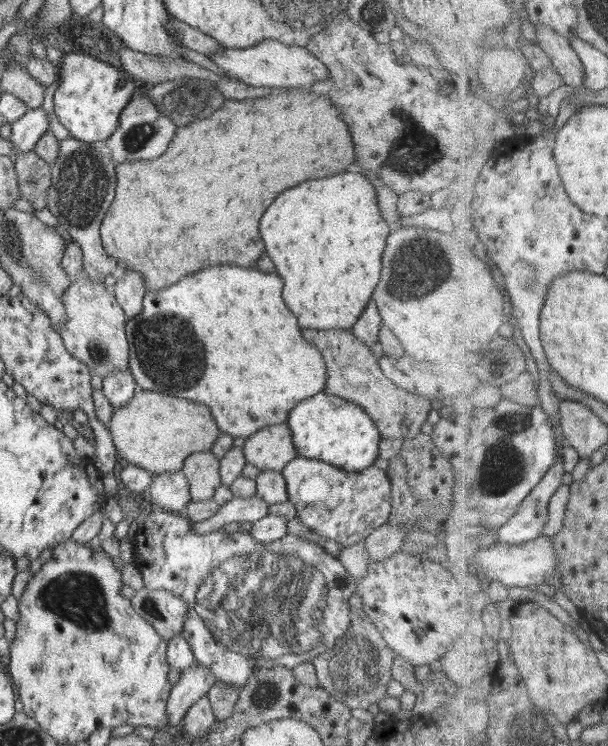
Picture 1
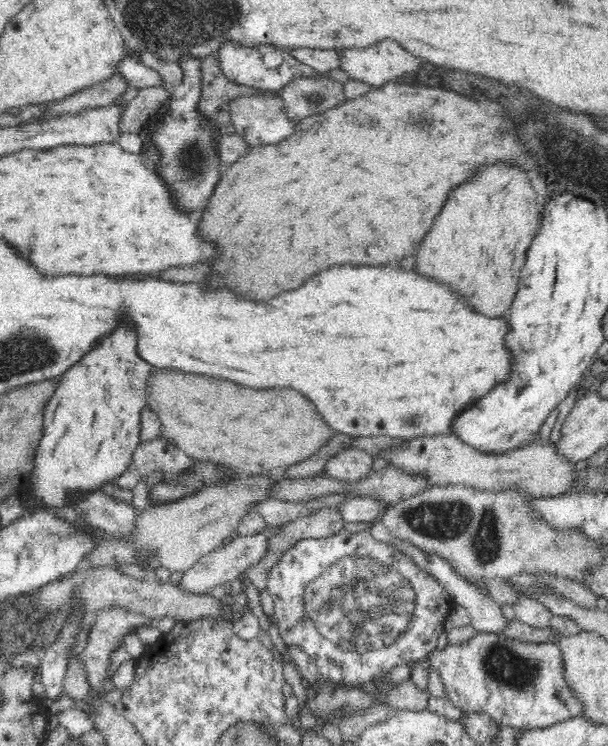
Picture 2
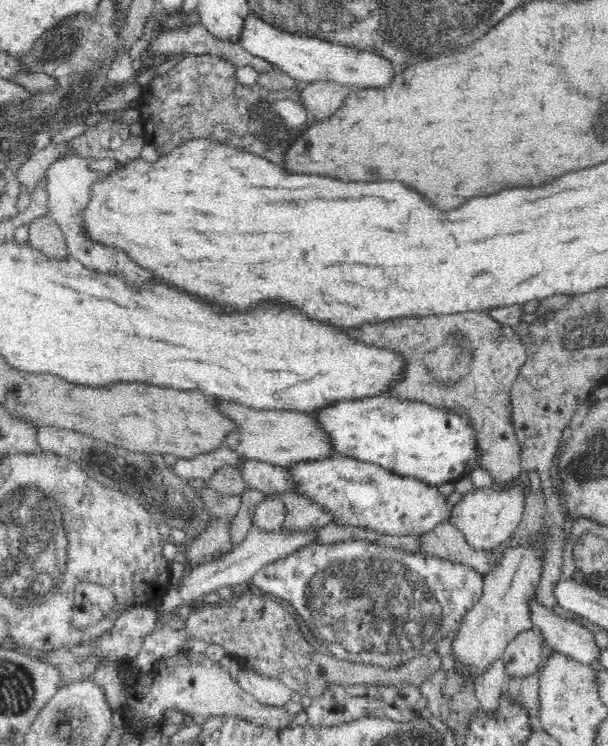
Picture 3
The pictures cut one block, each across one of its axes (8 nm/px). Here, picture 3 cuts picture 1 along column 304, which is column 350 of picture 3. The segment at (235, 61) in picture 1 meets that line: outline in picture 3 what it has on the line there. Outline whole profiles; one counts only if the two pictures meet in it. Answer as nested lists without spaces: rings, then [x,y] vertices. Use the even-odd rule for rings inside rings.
[[[252,10],[245,18],[238,43],[250,55],[267,60],[296,80],[334,80],[351,88],[384,88],[394,76],[393,61],[386,56],[357,50],[348,45],[330,44],[329,41],[318,40],[317,37],[286,32],[258,18]]]

